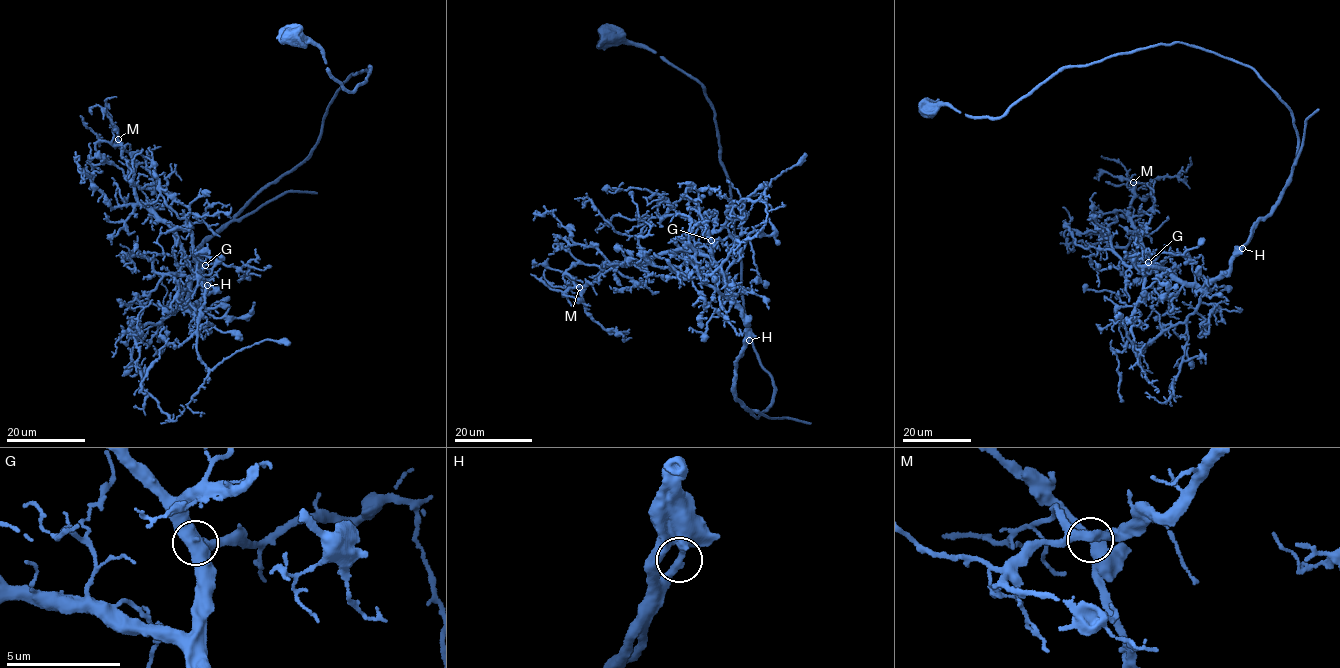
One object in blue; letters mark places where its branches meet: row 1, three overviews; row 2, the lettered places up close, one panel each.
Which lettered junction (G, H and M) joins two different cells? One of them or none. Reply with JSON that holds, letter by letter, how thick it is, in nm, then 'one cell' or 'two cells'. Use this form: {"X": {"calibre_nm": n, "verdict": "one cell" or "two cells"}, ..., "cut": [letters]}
{"G": {"calibre_nm": 360, "verdict": "one cell"}, "H": {"calibre_nm": 360, "verdict": "one cell"}, "M": {"calibre_nm": 400, "verdict": "one cell"}, "cut": []}

